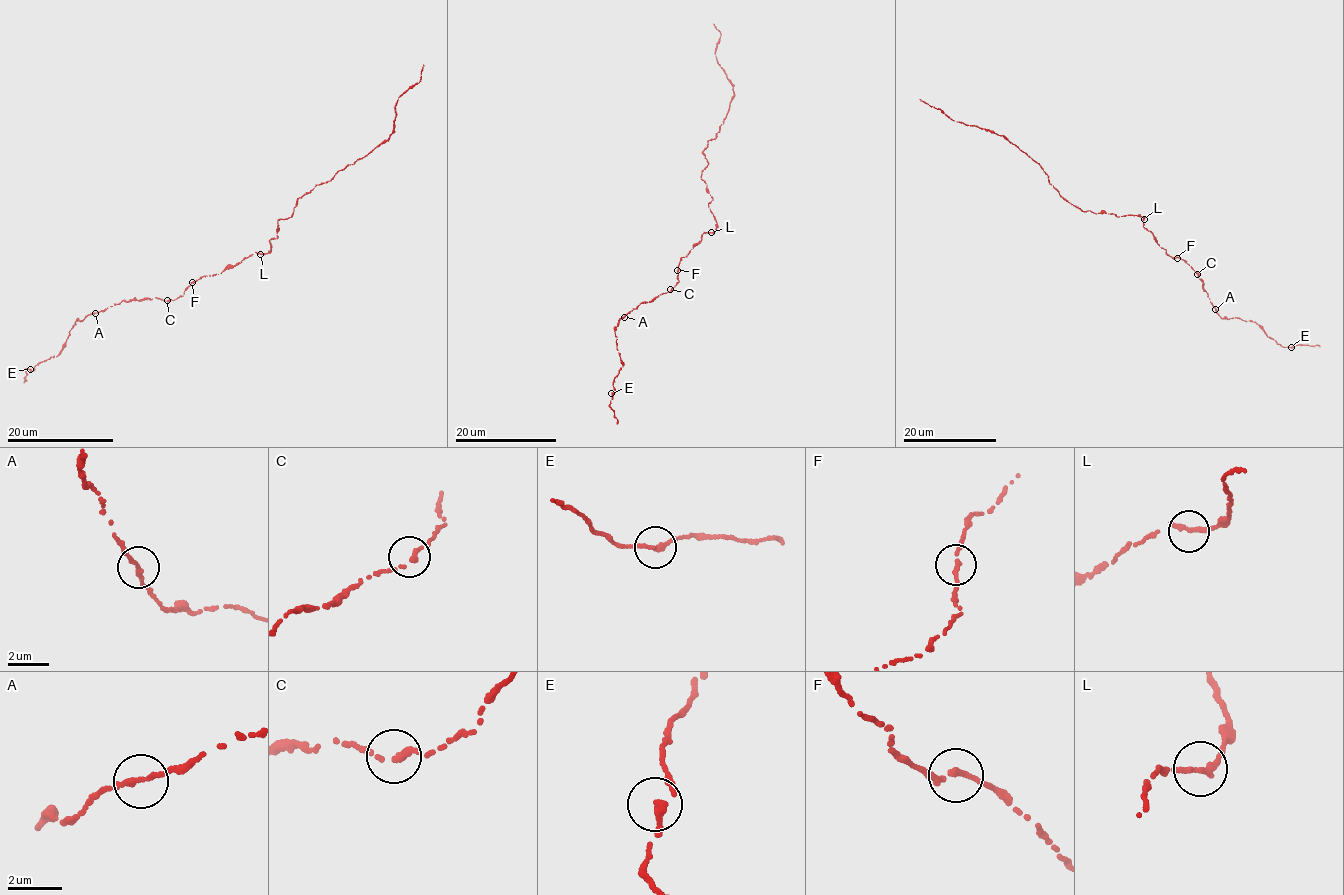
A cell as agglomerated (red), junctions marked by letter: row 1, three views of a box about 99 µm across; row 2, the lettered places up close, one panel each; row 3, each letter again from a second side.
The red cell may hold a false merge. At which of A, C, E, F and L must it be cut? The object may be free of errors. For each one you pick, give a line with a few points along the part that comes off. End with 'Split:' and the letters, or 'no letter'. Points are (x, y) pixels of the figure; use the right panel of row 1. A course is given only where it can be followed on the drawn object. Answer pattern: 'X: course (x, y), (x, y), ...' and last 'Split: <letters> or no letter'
Split: no letter

